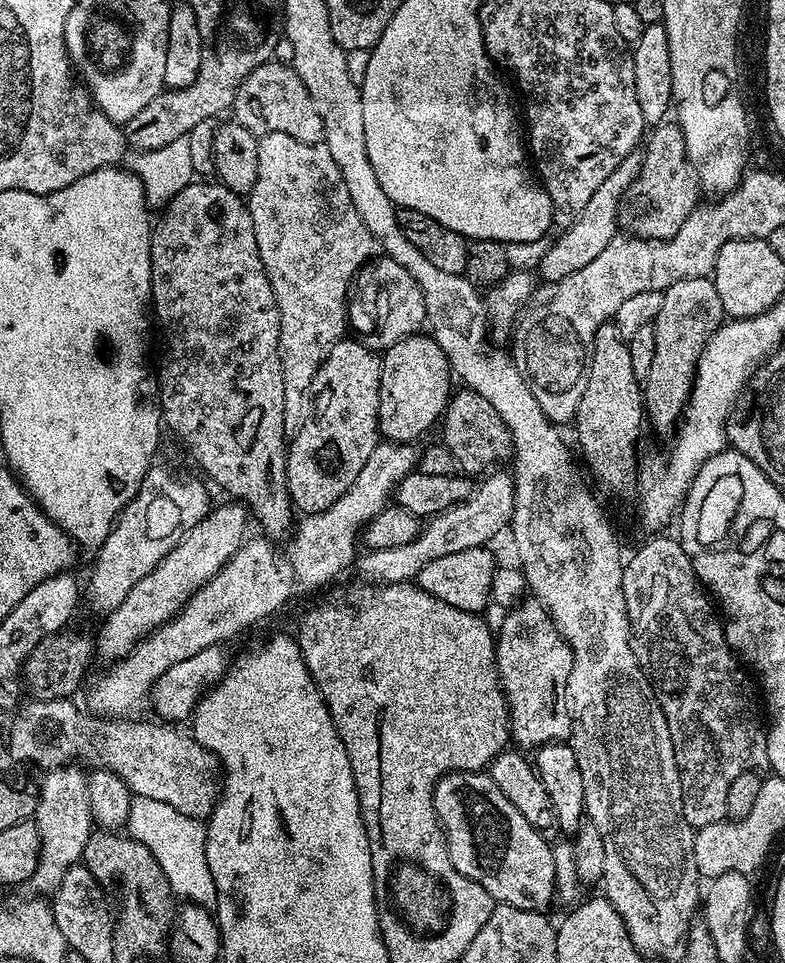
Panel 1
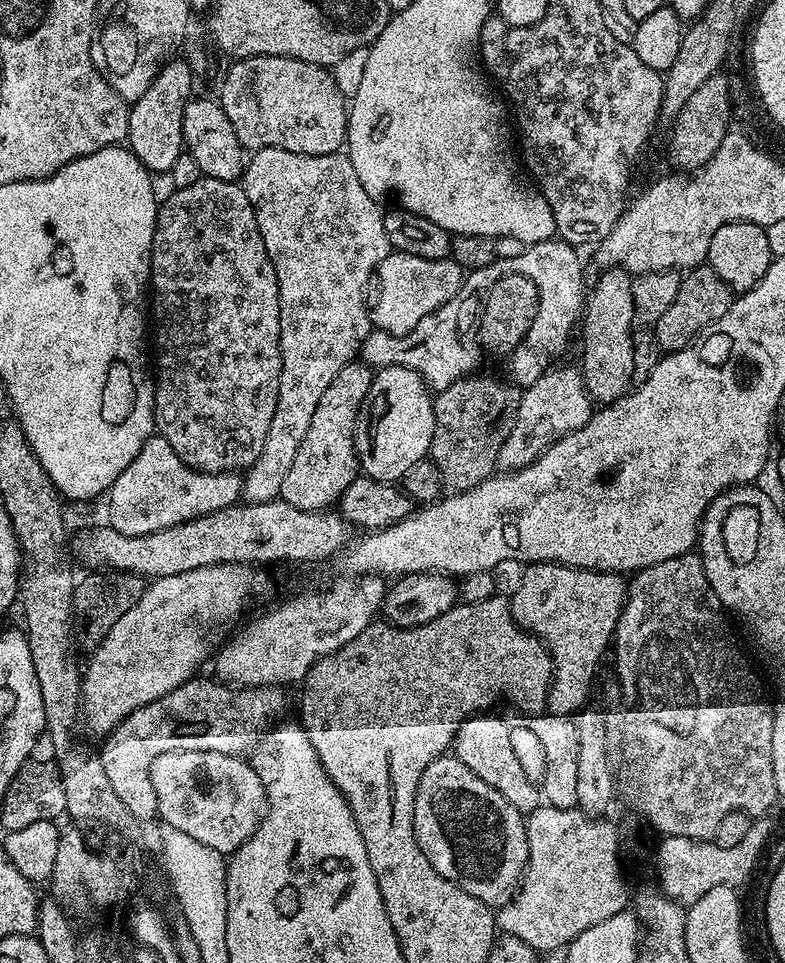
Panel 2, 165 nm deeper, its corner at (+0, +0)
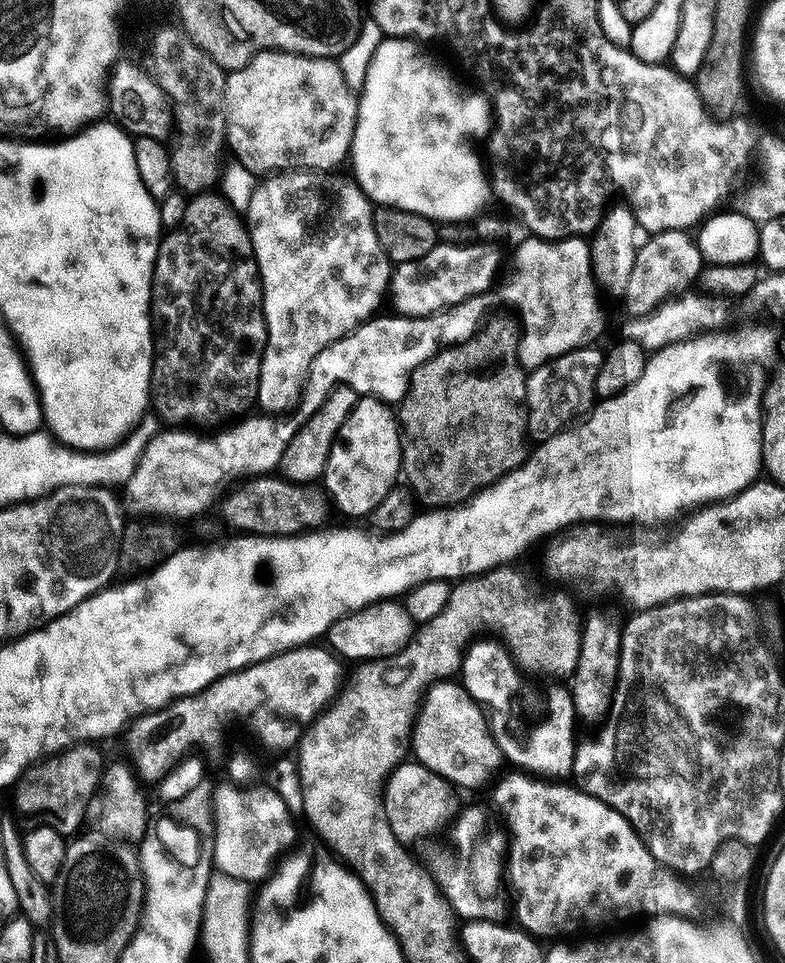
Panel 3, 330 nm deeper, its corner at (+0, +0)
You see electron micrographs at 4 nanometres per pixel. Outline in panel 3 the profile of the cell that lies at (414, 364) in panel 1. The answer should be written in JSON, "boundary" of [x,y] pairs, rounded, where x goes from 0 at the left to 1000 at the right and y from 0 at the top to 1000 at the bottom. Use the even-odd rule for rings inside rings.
{"boundary":[[[464,409],[455,414],[448,429],[441,438],[436,438],[432,453],[423,460],[410,503],[441,535],[468,537],[484,518],[506,506],[508,498],[504,497],[511,497],[513,481],[512,440],[501,421],[485,412]]]}

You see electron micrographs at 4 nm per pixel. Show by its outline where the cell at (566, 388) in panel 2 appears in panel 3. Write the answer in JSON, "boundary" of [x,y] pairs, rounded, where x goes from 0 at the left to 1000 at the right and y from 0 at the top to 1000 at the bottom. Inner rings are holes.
{"boundary":[[[759,359],[732,361],[690,380],[676,383],[670,394],[670,449],[679,458],[692,459],[717,449],[735,434],[743,433],[761,414],[759,394],[769,375],[769,366]]]}

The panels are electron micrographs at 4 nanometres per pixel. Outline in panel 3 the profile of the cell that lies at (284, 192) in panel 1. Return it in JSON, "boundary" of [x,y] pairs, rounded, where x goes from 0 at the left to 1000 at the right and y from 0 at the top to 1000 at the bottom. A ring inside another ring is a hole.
{"boundary":[[[355,177],[338,182],[327,190],[321,205],[313,217],[313,232],[316,241],[321,245],[321,259],[326,265],[326,275],[331,281],[331,295],[336,298],[336,329],[341,334],[341,354],[336,360],[336,371],[331,377],[331,397],[329,409],[326,410],[330,423],[340,431],[357,434],[361,428],[381,425],[382,414],[387,412],[387,404],[392,398],[395,382],[400,372],[415,363],[425,355],[431,355],[441,347],[446,347],[468,332],[480,327],[484,315],[490,315],[492,304],[497,299],[497,292],[502,281],[494,265],[487,260],[482,251],[482,243],[476,239],[476,226],[474,225],[476,213],[469,202],[459,195],[447,182],[432,183],[428,177]]]}

